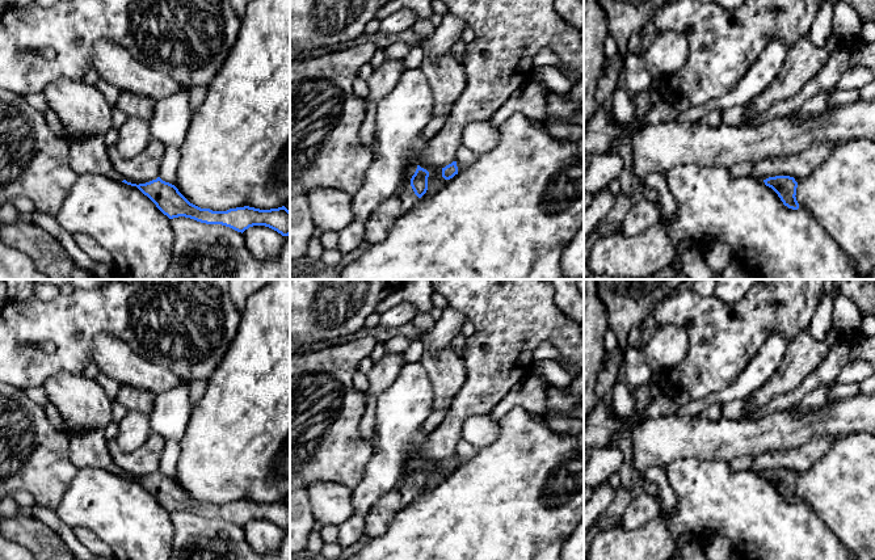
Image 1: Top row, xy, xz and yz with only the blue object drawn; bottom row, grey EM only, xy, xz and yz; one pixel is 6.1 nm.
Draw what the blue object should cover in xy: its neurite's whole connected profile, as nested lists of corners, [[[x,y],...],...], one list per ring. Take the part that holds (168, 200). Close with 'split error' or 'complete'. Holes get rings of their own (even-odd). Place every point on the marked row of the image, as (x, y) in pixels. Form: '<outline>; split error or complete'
[[[104,135],[73,138],[68,142],[70,167],[80,176],[98,173],[110,180],[136,186],[169,219],[185,216],[206,224],[222,224],[237,232],[253,226],[269,227],[282,236],[290,235],[290,211],[278,209],[260,210],[249,206],[213,211],[190,203],[178,189],[160,177],[146,184],[127,182],[112,165]]]; split error

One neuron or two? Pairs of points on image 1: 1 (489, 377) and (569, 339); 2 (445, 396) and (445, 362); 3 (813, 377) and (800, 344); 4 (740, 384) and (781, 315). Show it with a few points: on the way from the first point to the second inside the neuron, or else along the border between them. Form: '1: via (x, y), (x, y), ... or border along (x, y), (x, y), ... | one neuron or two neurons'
1: via (509, 357), (534, 335), (550, 335) | one neuron
2: via (445, 388), (445, 370) | one neuron
3: border along (831, 348), (827, 356), (789, 392) | two neurons
4: border along (789, 340), (778, 332), (773, 332), (751, 361) | two neurons

